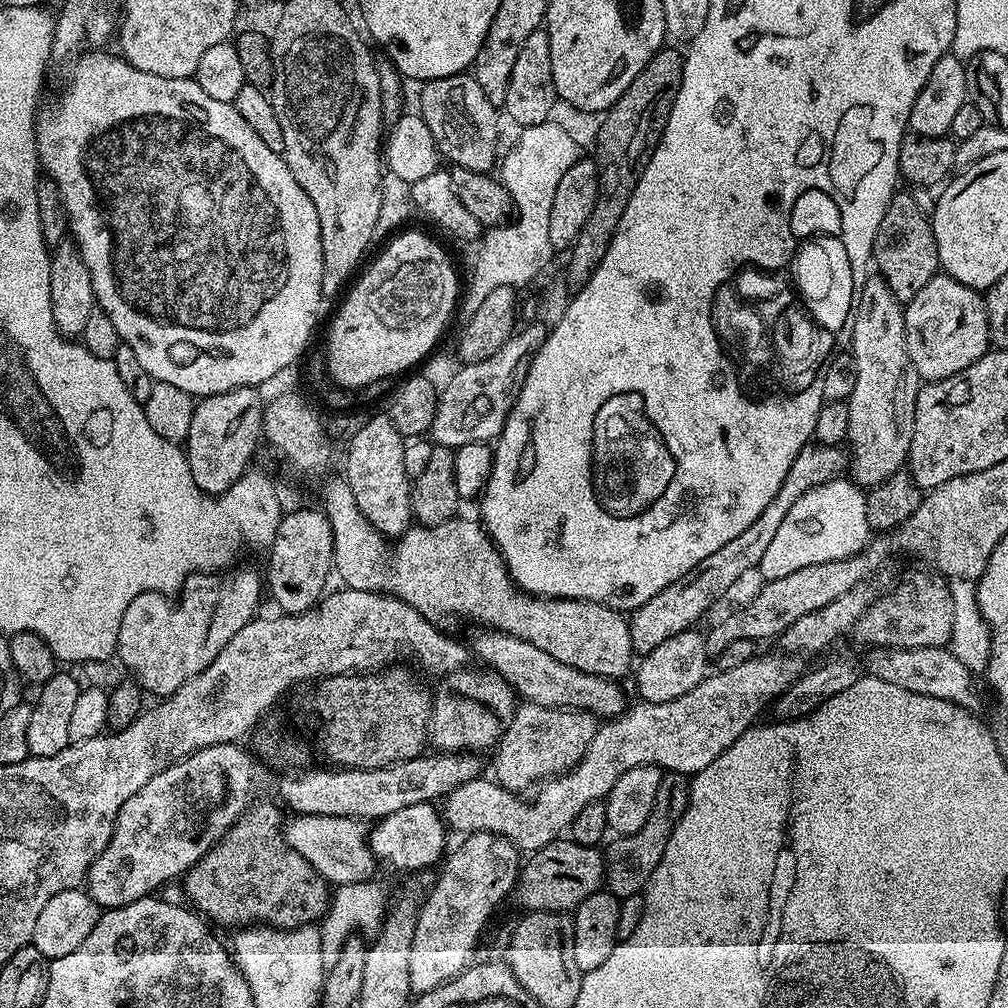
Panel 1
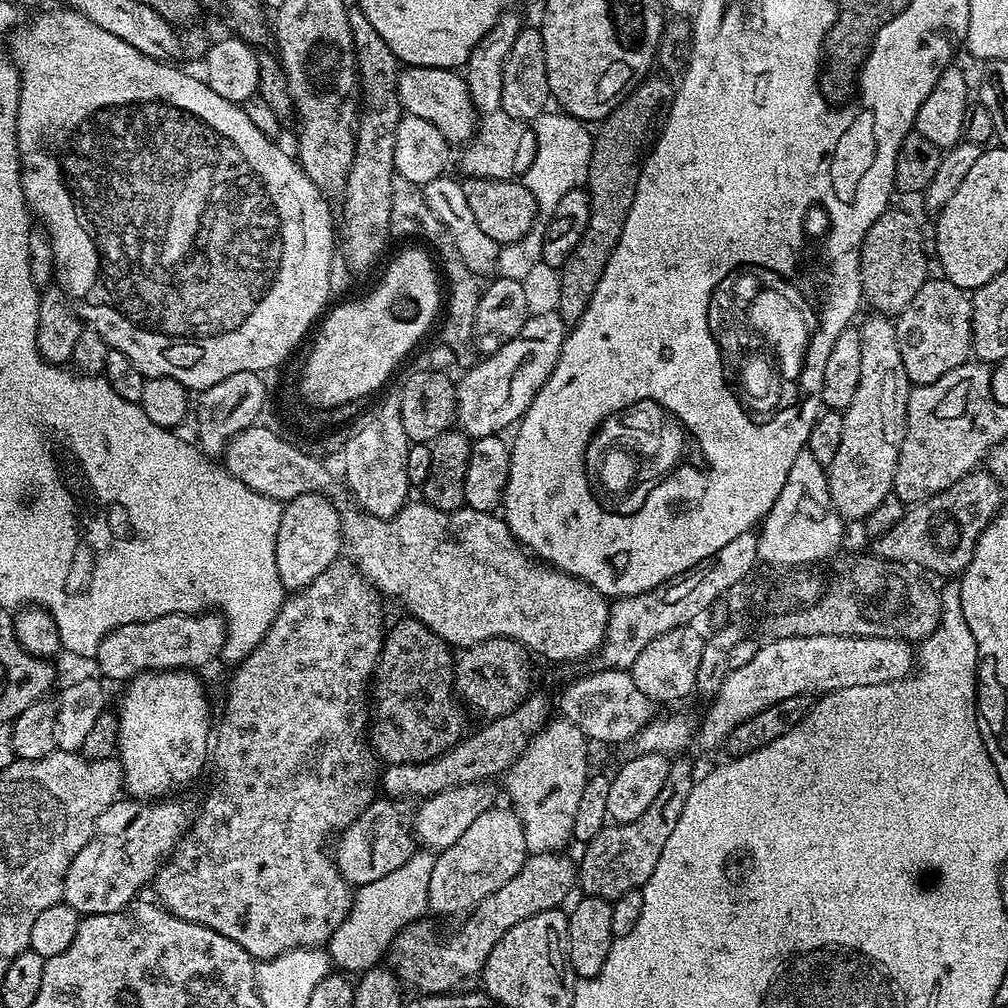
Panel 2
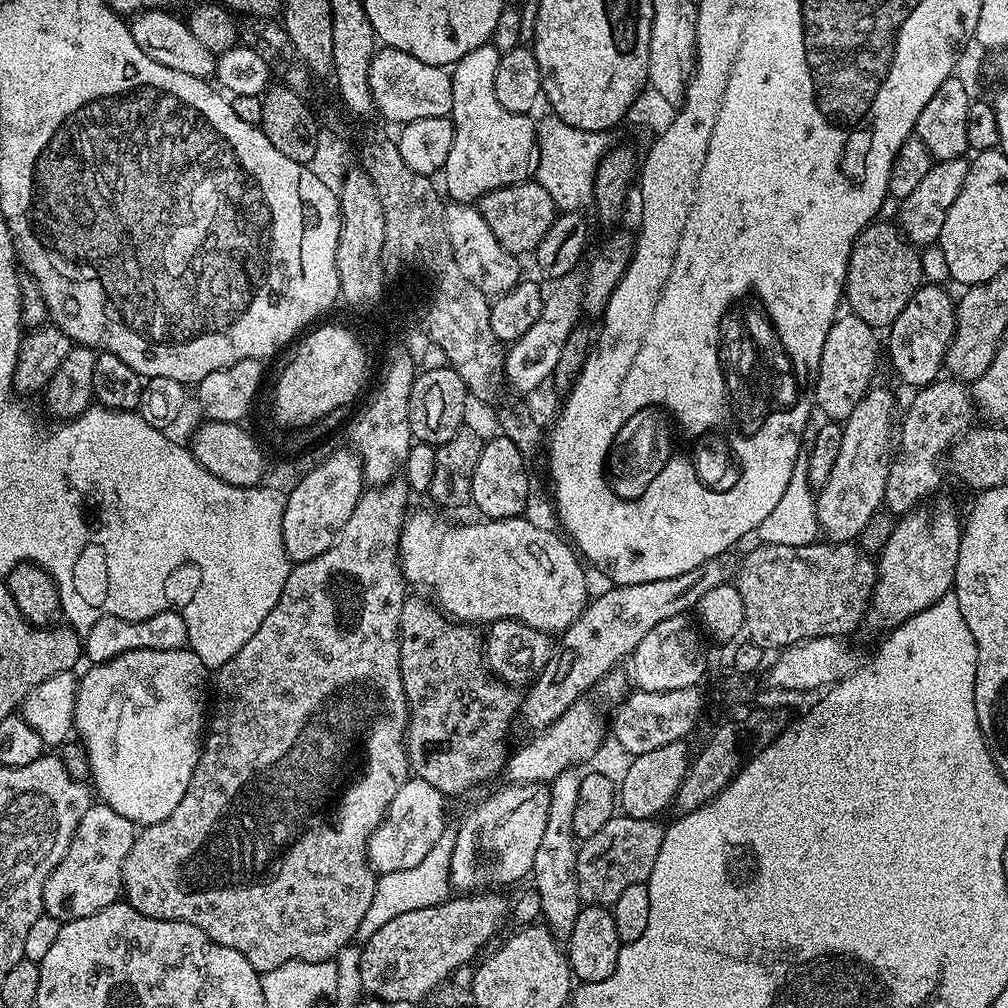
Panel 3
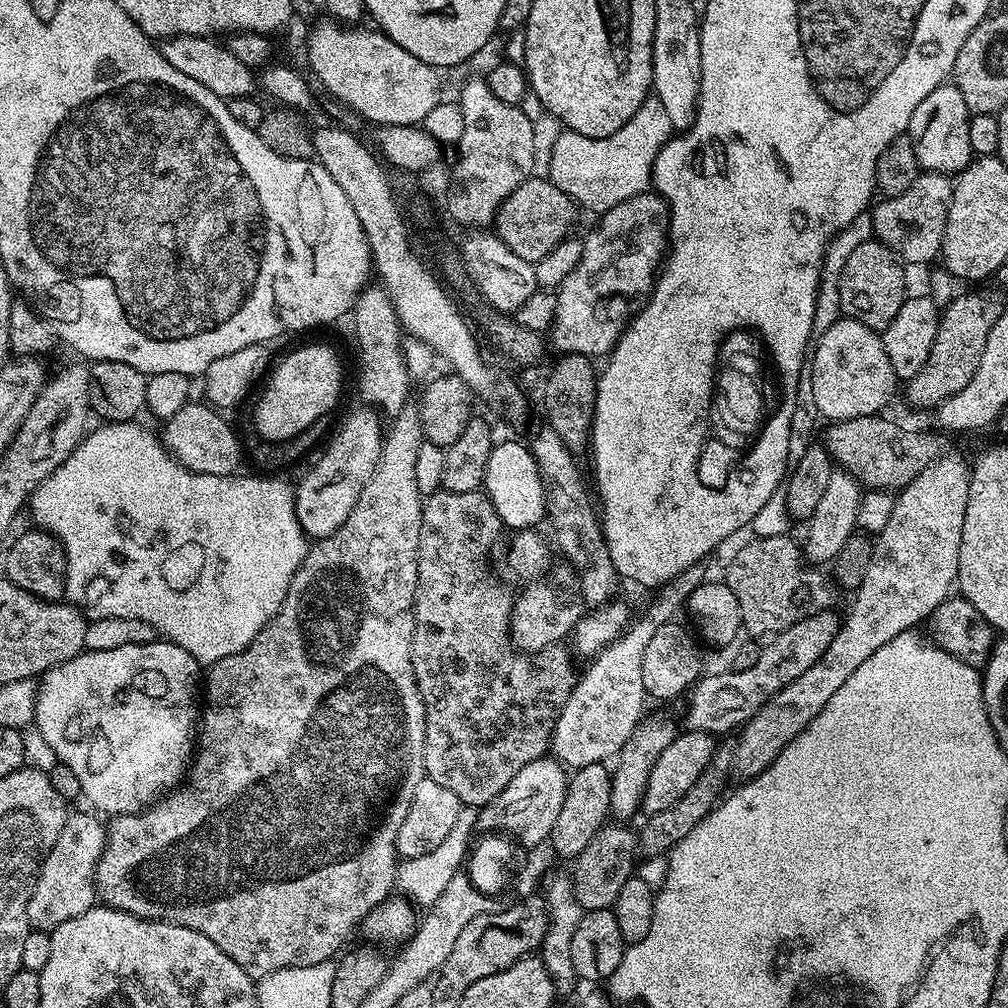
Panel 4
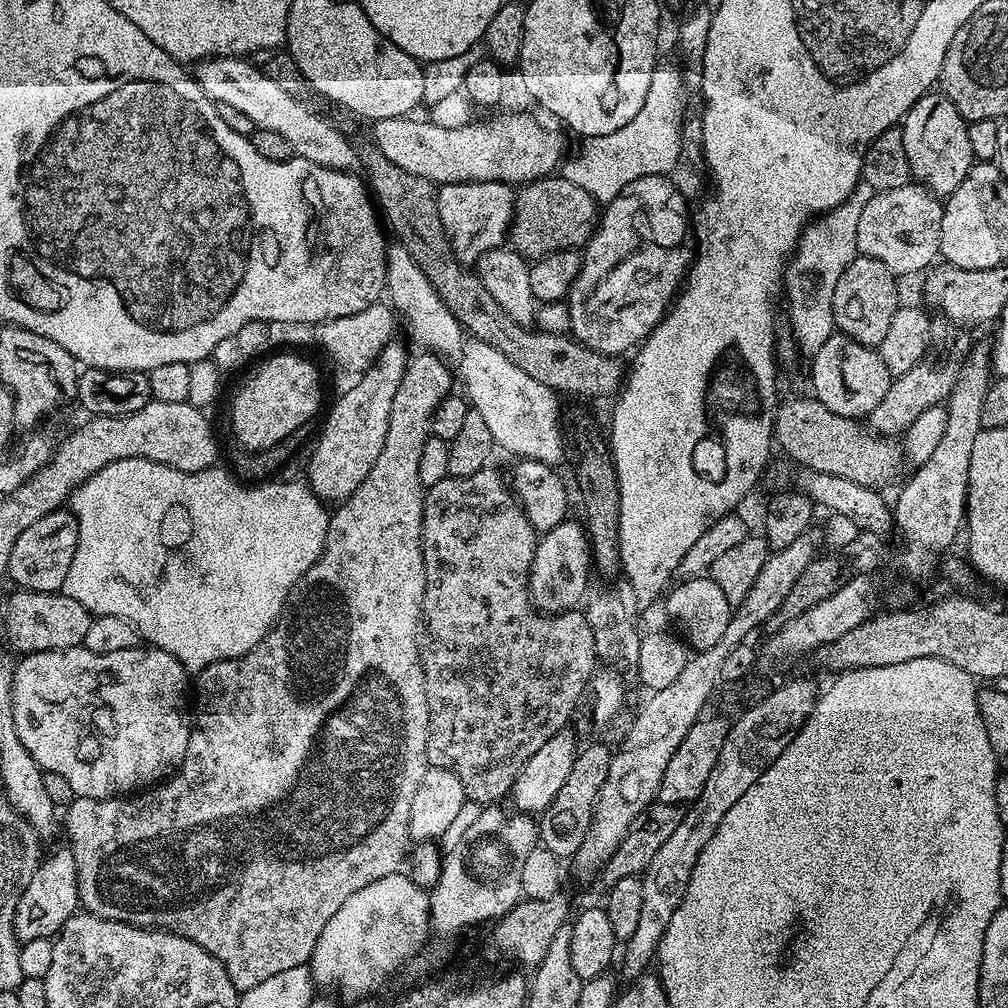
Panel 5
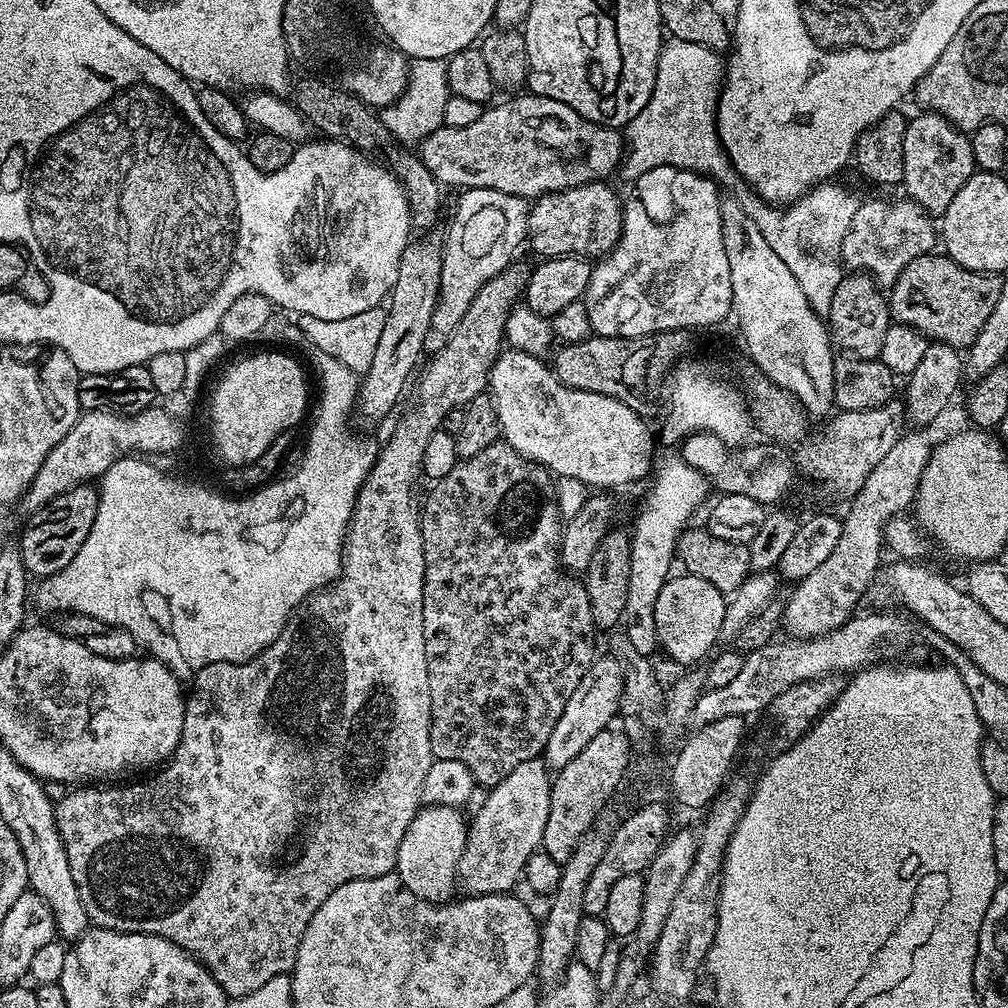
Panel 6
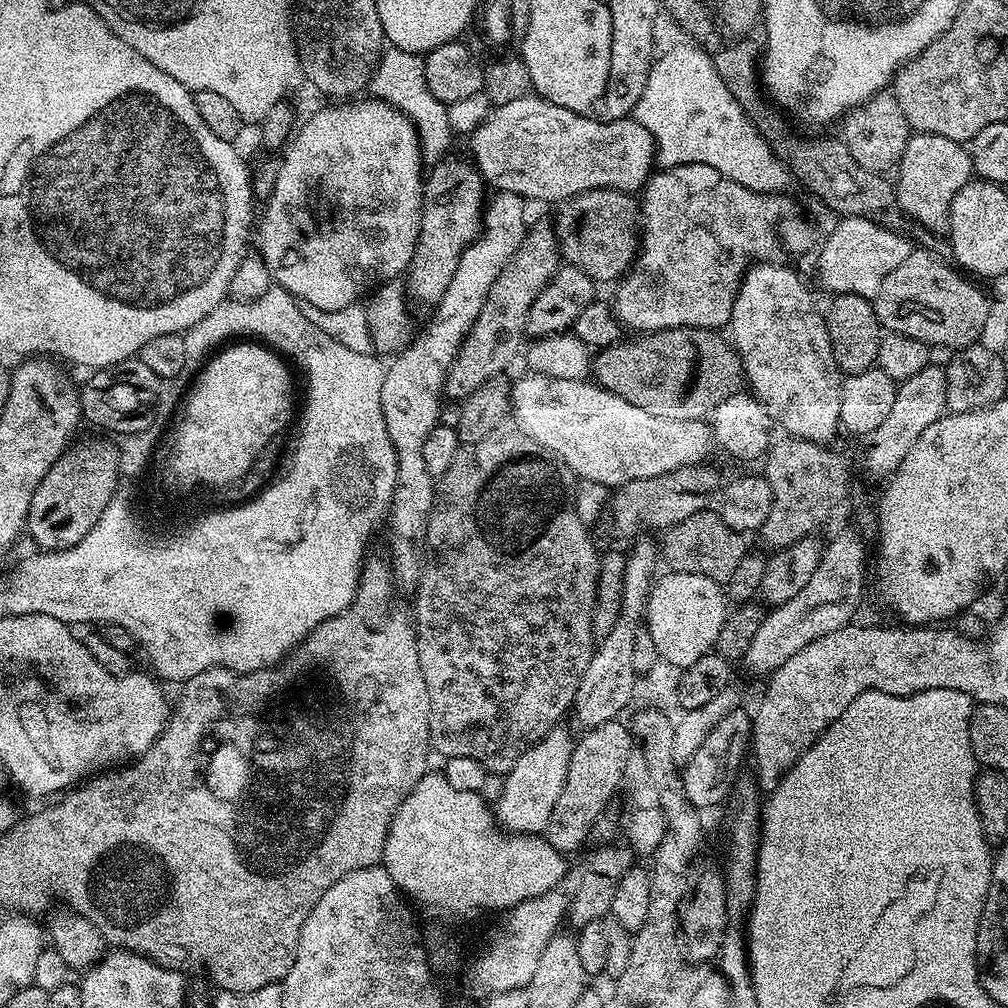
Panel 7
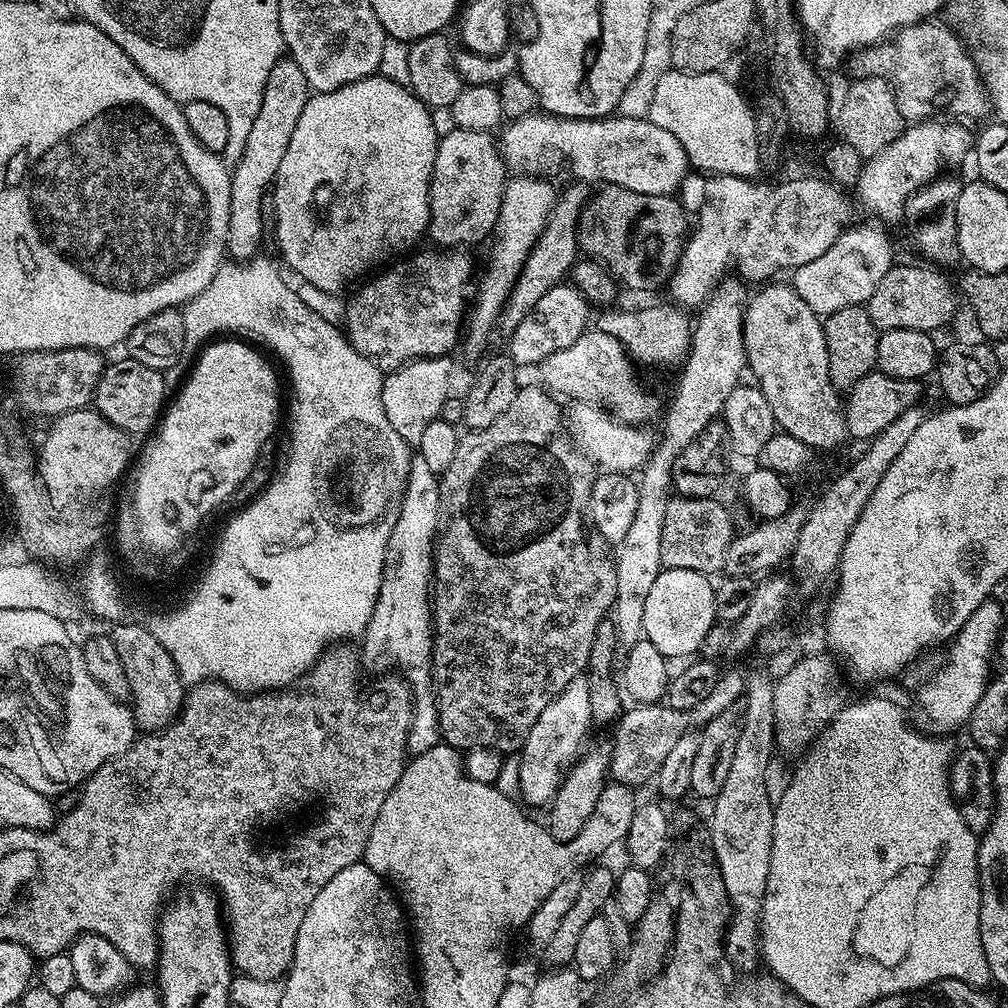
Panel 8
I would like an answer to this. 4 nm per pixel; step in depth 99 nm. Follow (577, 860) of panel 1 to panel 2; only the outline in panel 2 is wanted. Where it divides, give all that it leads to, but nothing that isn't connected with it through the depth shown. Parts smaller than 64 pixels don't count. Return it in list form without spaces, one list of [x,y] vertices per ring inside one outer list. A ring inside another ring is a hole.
[[[563,851],[531,853],[522,870],[518,870],[506,886],[498,886],[494,894],[467,913],[449,936],[439,932],[428,918],[407,924],[390,944],[396,979],[401,985],[417,988],[417,993],[439,996],[459,989],[459,984],[471,976],[479,977],[486,966],[486,958],[490,958],[490,950],[498,946],[498,938],[502,938],[506,930],[518,926],[518,922],[526,922],[526,918],[534,918],[534,914],[560,908],[572,887],[577,887],[577,861],[564,855],[568,854]]]

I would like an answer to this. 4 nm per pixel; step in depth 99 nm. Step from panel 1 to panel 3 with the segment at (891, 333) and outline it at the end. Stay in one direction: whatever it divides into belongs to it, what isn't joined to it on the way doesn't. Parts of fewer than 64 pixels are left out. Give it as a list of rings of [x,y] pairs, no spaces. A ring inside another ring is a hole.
[[[879,386],[869,388],[862,402],[858,402],[847,420],[843,421],[842,427],[844,433],[838,459],[830,469],[826,486],[822,486],[815,497],[816,521],[820,523],[820,532],[837,544],[846,544],[860,537],[870,518],[881,511],[884,503],[890,464],[888,447],[894,444],[891,394]]]

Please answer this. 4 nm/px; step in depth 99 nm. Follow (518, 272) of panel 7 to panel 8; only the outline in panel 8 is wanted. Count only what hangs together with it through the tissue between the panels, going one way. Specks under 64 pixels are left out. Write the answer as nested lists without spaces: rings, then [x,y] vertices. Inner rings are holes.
[[[572,182],[569,185],[565,192],[557,195],[556,205],[550,210],[550,218],[546,220],[546,226],[542,230],[538,242],[534,242],[534,246],[514,282],[508,301],[500,312],[498,328],[501,333],[503,331],[504,334],[513,332],[518,326],[518,322],[522,322],[522,318],[526,318],[526,314],[530,314],[530,310],[534,306],[538,306],[538,298],[542,298],[542,294],[546,294],[546,290],[555,288],[557,284],[561,283],[577,263],[576,231],[582,210],[588,203],[590,188],[584,182]]]

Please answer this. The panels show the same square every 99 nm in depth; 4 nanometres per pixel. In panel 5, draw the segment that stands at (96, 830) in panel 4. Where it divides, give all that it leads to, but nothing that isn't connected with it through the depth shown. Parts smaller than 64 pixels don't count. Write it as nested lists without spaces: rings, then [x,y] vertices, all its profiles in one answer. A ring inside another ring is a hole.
[[[63,846],[53,856],[45,855],[40,861],[34,878],[30,878],[30,886],[22,894],[18,902],[18,910],[14,914],[14,930],[16,939],[23,942],[34,938],[52,940],[60,927],[71,916],[75,916],[81,907],[80,891],[76,885],[76,862],[71,847]]]

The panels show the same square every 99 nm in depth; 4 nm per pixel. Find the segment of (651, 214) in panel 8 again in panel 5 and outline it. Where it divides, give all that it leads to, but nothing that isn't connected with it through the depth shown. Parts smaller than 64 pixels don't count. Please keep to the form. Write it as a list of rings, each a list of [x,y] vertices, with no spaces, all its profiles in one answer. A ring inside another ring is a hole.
[[[563,174],[543,176],[523,185],[512,205],[510,248],[526,261],[541,260],[551,252],[583,249],[600,223],[601,205],[582,186],[574,186]]]

